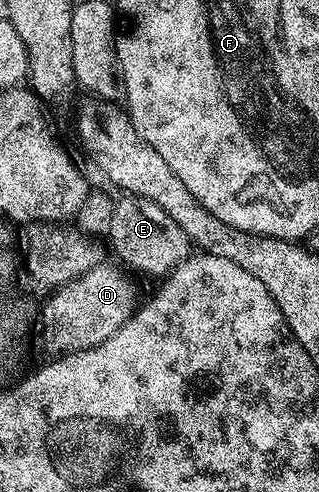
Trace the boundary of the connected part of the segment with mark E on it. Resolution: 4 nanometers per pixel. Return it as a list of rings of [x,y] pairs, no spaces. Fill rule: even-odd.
[[[124,195],[115,202],[106,241],[111,252],[116,252],[121,257],[119,260],[129,270],[138,269],[157,279],[171,273],[190,255],[190,242],[186,231],[182,231],[182,227],[178,227],[178,223],[174,223],[174,219],[170,219],[170,215],[162,211],[162,207],[158,207],[158,203],[145,197]]]

